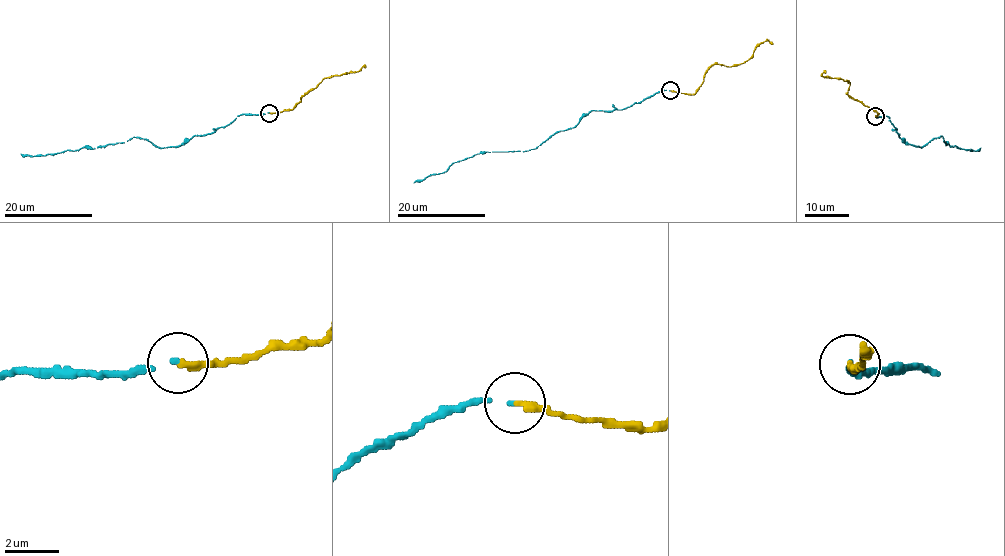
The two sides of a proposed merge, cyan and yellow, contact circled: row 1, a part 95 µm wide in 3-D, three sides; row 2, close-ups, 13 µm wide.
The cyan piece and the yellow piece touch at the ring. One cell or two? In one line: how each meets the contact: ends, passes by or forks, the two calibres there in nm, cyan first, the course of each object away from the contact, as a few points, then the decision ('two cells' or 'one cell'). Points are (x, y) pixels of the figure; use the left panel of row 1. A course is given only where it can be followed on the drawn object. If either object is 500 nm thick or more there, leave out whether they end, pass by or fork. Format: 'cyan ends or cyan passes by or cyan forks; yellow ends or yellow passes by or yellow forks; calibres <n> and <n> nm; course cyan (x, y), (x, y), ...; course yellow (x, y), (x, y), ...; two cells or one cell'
cyan ends; yellow ends; calibres 140 and 320 nm; course cyan (268, 112), (238, 115), (221, 127), (192, 136), (179, 146), (160, 148), (138, 137), (44, 156), (20, 153); course yellow (269, 112), (292, 109), (325, 78), (356, 72), (365, 64); one cell

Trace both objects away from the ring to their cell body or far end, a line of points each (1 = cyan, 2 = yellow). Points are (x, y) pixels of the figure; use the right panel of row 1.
1: (876, 115), (888, 117), (899, 136), (914, 146), (920, 147), (940, 136), (946, 145), (970, 151), (980, 147)
2: (875, 115), (878, 113), (848, 94), (850, 83), (824, 77), (822, 74), (825, 70)

